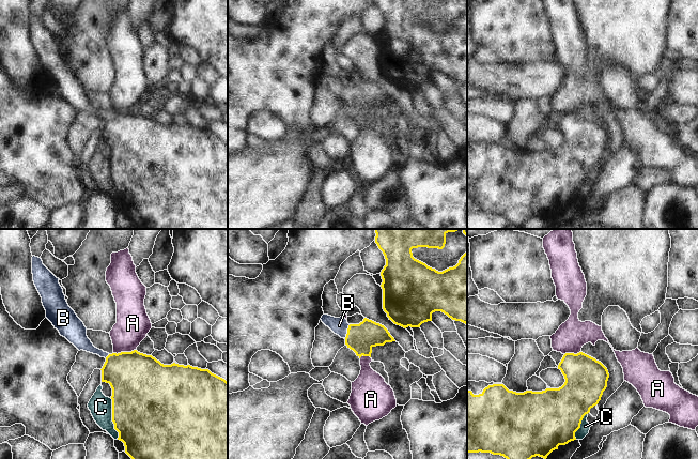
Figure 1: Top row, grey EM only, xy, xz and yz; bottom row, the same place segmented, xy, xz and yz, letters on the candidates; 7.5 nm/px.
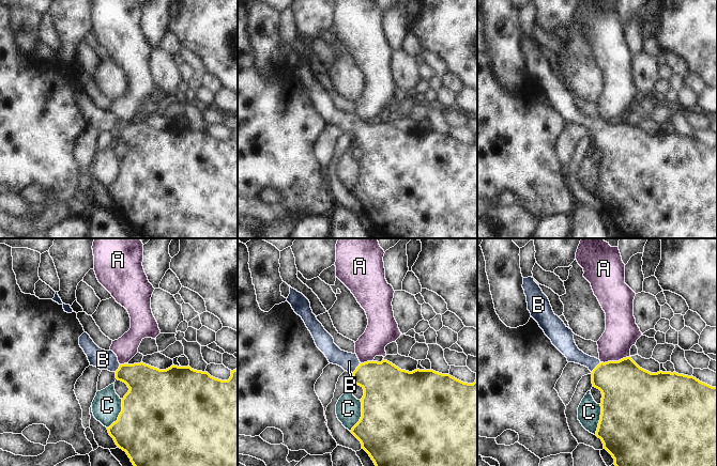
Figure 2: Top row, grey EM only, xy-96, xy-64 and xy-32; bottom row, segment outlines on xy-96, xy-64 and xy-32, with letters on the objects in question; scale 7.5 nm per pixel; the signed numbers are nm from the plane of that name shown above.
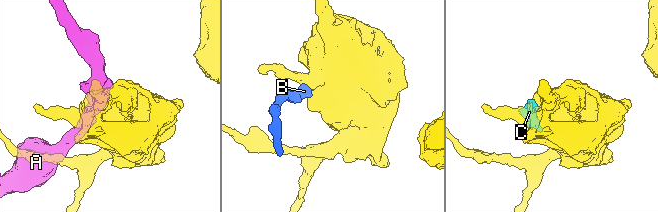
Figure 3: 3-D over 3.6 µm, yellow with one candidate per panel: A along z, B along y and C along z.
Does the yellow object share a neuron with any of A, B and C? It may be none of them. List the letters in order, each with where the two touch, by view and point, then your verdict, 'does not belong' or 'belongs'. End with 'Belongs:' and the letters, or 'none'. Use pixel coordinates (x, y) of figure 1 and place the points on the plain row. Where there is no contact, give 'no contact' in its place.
A: xy (124, 112) | does not belong
B: xz (347, 92) | belongs
C: xy (112, 179) | does not belong
Belongs: B

